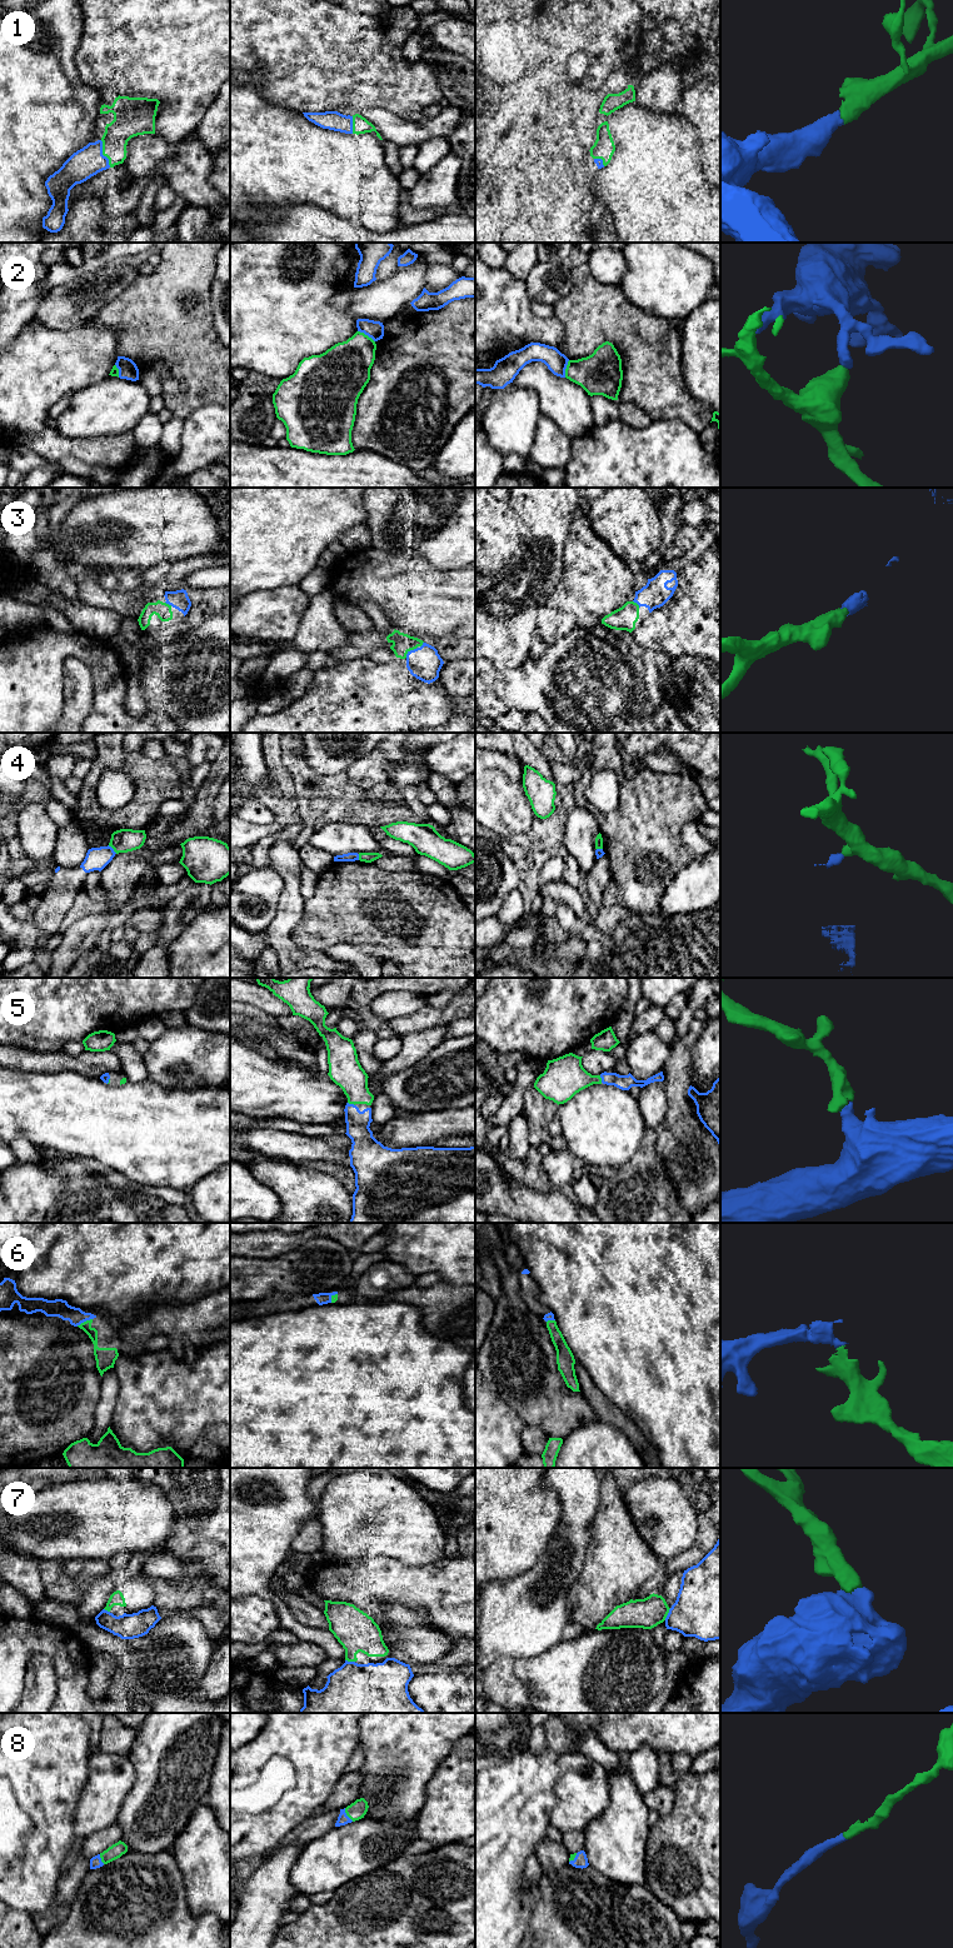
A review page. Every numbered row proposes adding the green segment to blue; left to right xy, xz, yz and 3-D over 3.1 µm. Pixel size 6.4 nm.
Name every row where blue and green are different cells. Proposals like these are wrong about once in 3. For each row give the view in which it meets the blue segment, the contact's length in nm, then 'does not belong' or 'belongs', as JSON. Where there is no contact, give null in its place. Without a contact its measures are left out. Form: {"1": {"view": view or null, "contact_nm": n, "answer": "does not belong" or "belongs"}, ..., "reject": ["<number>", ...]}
{"1": {"view": "xy", "contact_nm": 190, "answer": "belongs"}, "2": {"view": "xz", "contact_nm": 130, "answer": "does not belong"}, "3": {"view": "xz", "contact_nm": 100, "answer": "belongs"}, "4": {"view": "xy", "contact_nm": 80, "answer": "does not belong"}, "5": {"view": "xz", "contact_nm": 50, "answer": "belongs"}, "6": {"view": "xy", "contact_nm": 120, "answer": "belongs"}, "7": {"view": "yz", "contact_nm": 90, "answer": "does not belong"}, "8": {"view": "xz", "contact_nm": 110, "answer": "belongs"}, "reject": ["2", "4", "7"]}

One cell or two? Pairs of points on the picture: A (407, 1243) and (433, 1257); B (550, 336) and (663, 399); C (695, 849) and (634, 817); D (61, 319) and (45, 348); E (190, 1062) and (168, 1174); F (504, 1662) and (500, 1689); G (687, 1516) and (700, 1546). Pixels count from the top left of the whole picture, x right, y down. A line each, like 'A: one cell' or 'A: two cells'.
A: one cell
B: two cells
C: two cells
D: two cells
E: two cells
F: one cell
G: two cells

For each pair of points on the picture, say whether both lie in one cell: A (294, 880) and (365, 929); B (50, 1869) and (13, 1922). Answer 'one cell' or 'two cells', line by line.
A: two cells
B: two cells

